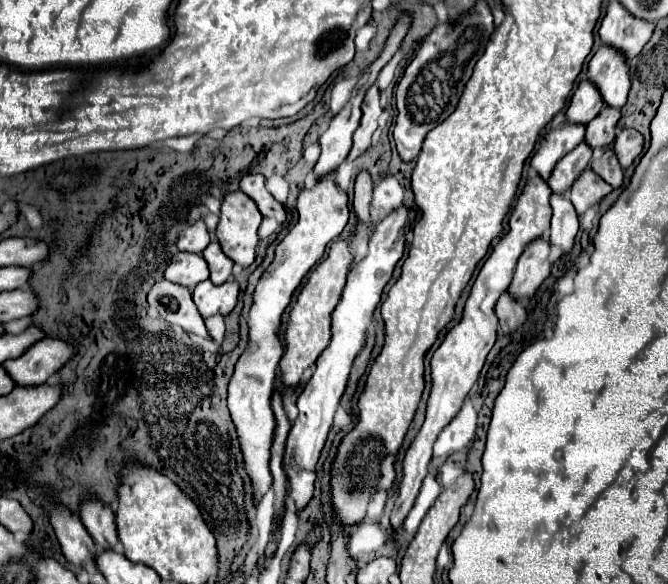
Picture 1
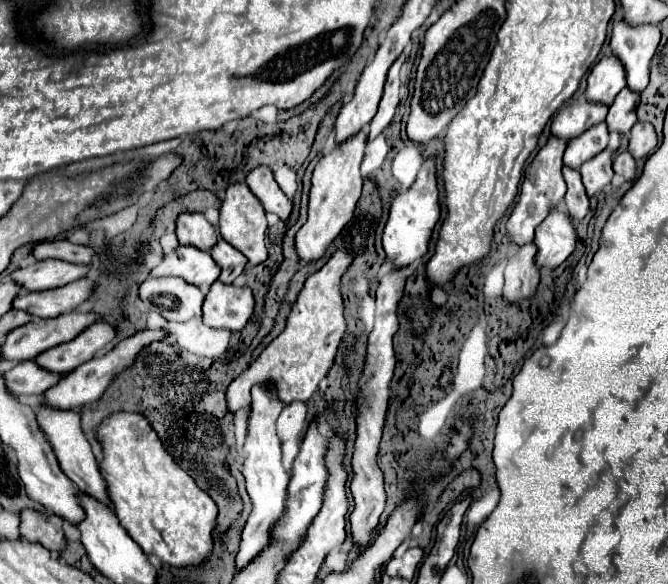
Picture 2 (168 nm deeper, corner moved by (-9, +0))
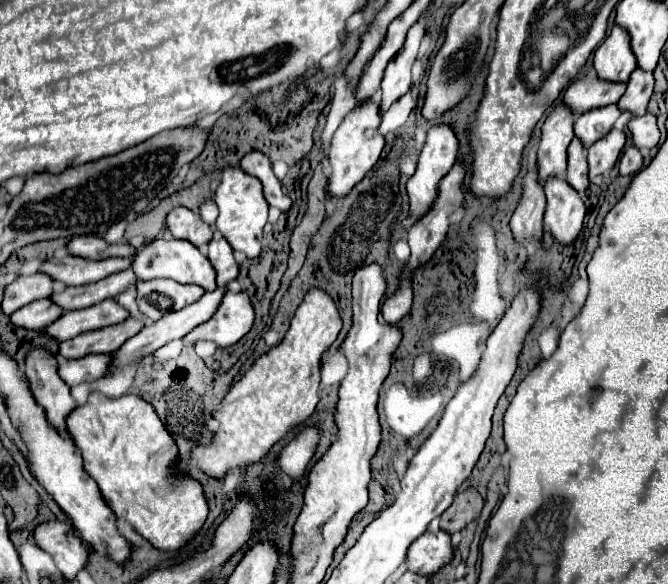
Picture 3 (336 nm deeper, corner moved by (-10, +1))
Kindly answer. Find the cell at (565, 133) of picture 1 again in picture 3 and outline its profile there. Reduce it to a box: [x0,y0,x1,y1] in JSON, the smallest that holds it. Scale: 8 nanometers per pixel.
[564,76,626,114]

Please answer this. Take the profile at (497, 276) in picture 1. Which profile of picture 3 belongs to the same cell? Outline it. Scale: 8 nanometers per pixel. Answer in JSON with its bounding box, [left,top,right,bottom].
[538,104,574,182]

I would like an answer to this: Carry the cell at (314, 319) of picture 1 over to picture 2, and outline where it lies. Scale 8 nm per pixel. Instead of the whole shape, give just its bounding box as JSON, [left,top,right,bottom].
[227,251,353,413]

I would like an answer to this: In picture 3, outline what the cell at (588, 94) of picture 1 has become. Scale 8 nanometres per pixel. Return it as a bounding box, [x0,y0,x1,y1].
[594,24,638,82]

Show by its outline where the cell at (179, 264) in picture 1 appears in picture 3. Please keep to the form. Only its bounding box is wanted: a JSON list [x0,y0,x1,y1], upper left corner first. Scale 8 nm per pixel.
[132,240,216,292]

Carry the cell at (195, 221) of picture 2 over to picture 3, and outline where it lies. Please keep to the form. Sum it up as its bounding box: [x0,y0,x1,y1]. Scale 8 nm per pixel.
[166,206,212,250]

